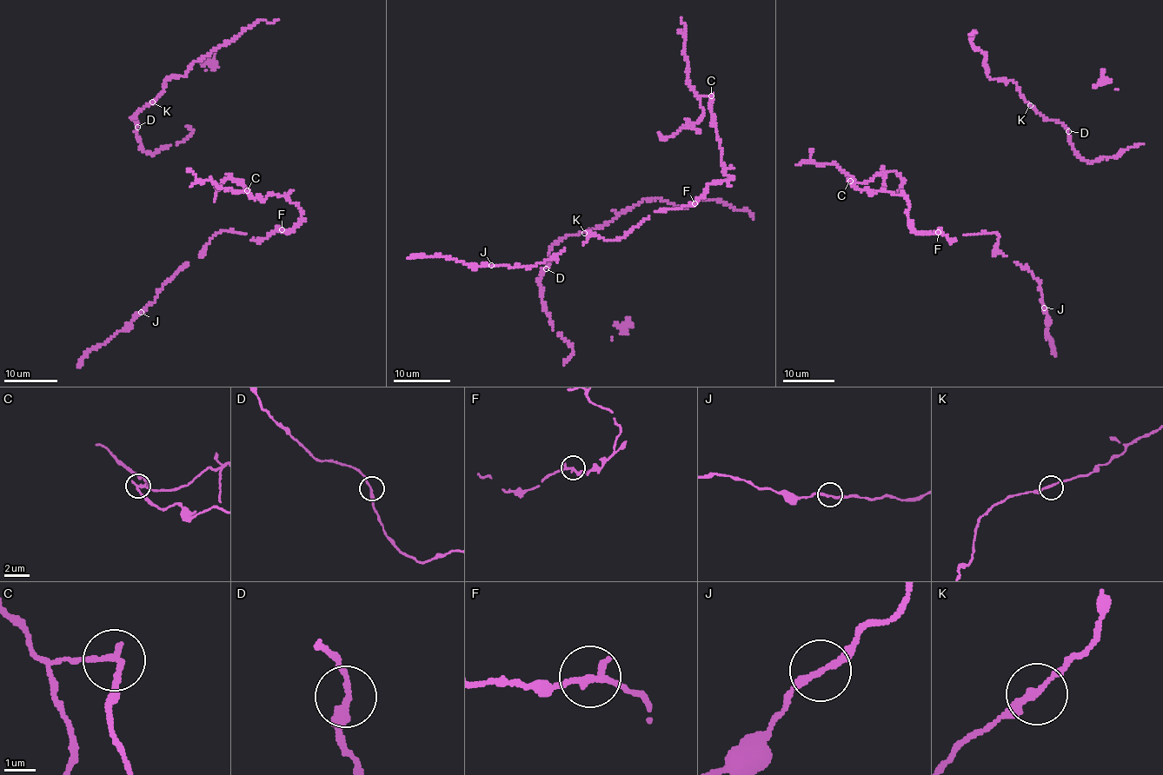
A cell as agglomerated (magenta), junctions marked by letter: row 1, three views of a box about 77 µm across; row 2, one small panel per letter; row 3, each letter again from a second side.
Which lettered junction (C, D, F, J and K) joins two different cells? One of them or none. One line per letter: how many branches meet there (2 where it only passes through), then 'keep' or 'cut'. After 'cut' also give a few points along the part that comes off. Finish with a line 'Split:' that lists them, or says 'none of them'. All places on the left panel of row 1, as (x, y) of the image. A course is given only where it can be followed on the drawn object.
C: 2 | cut | (247, 190), (234, 191), (218, 186), (211, 179), (189, 186)
D: 2 | keep
F: 2 | keep
J: 2 | keep
K: 2 | keep
Split: C

